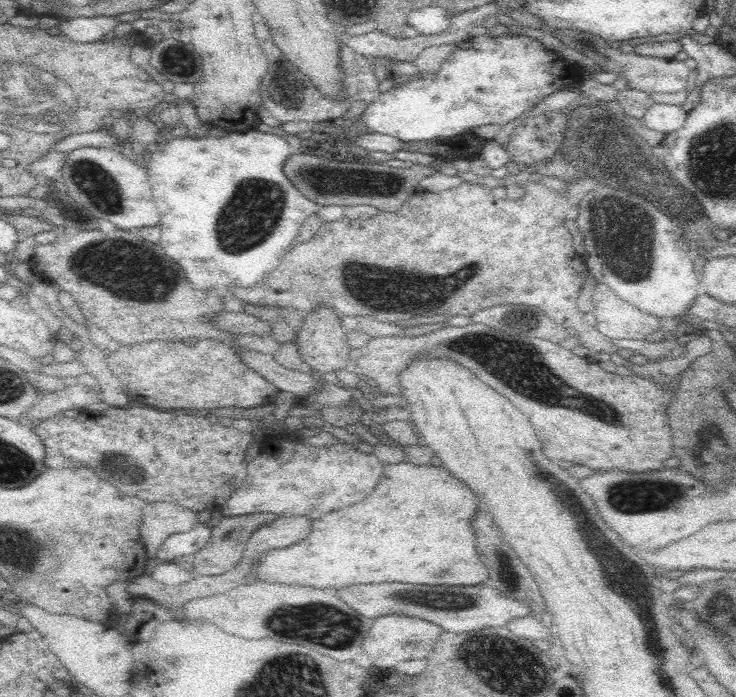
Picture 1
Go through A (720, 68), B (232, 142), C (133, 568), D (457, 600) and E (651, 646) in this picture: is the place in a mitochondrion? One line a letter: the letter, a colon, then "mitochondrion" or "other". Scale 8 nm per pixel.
A: other
B: other
C: other
D: mitochondrion
E: mitochondrion

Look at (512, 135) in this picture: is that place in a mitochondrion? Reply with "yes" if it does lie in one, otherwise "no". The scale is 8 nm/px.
no

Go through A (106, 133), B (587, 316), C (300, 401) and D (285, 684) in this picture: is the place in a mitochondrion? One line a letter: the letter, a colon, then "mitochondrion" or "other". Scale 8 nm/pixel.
A: other
B: other
C: other
D: mitochondrion

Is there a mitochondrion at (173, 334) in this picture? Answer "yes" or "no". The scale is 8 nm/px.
no

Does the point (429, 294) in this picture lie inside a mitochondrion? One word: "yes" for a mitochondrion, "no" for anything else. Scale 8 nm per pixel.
yes

